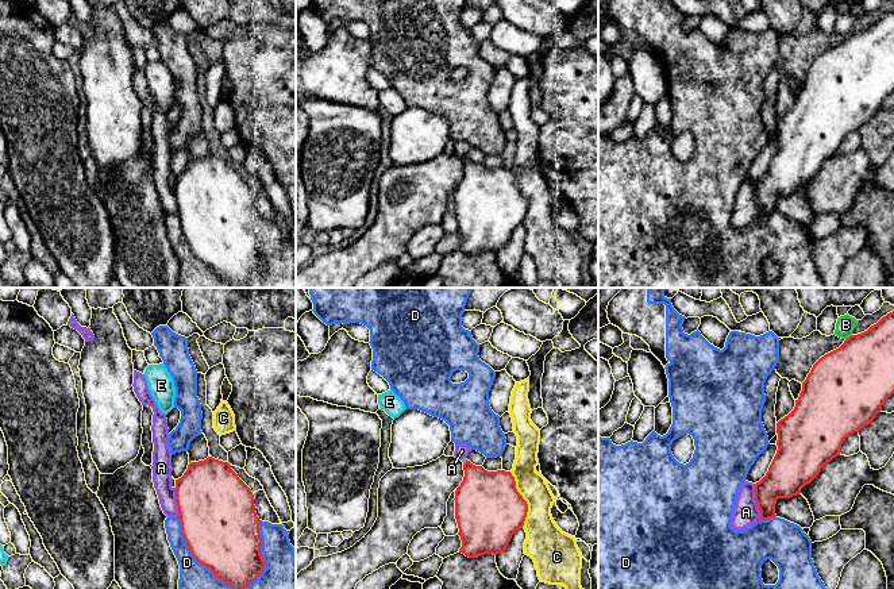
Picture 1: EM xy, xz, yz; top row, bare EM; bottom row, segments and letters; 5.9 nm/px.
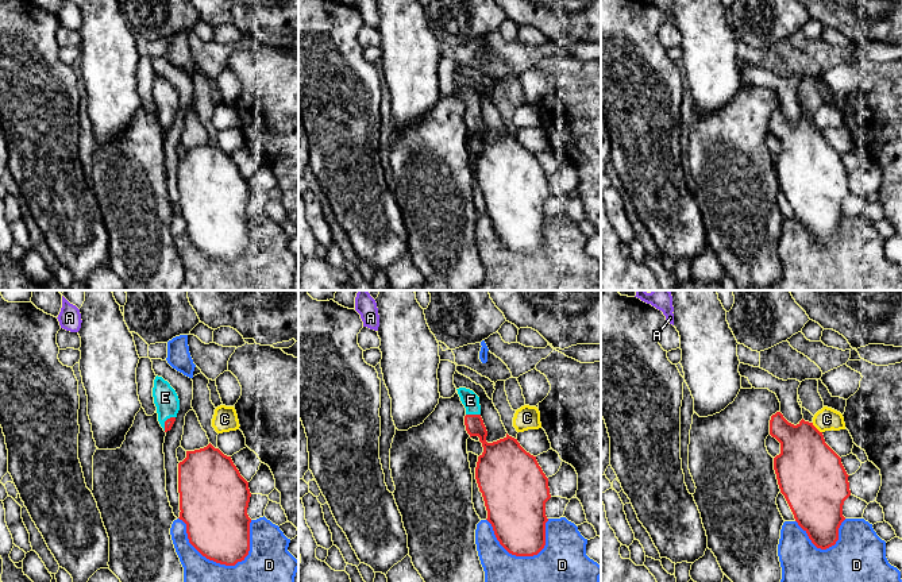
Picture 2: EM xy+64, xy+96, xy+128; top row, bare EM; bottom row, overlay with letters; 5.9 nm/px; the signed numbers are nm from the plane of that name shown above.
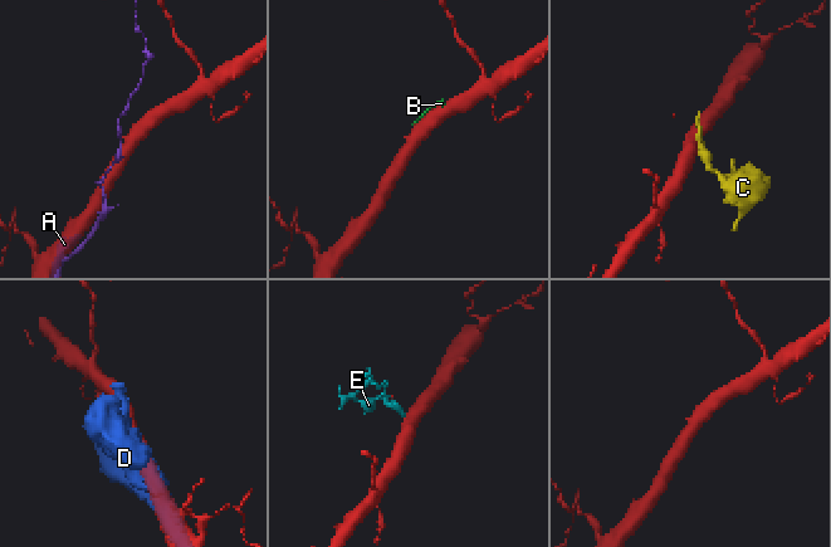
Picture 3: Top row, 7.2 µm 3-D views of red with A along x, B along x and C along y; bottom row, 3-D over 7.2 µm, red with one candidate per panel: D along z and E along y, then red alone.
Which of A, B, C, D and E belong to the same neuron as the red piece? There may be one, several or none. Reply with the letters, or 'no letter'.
E

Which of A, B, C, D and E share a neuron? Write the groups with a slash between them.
A / B / C / D / E

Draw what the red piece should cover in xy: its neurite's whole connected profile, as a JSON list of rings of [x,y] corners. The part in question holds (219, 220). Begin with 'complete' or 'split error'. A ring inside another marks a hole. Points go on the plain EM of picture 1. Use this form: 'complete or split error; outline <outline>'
complete; outline [[[212,154],[204,158],[190,159],[184,173],[176,177],[176,199],[181,231],[190,253],[234,288],[248,285],[262,272],[266,259],[261,253],[262,235],[259,230],[259,215],[254,203],[254,192],[231,166],[231,162]]]

